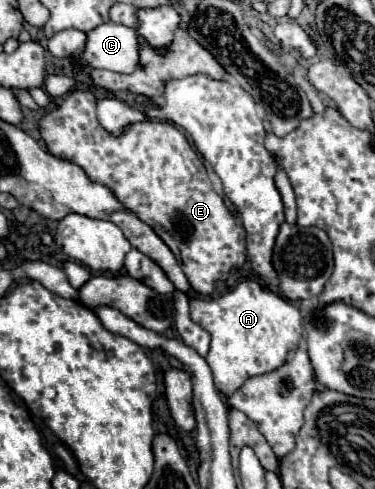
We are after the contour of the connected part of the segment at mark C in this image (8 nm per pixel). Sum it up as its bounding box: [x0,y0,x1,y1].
[81,24,139,74]

